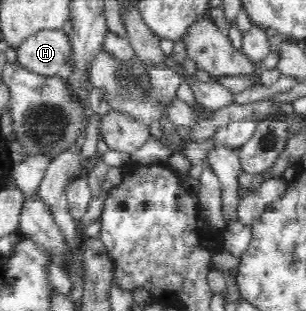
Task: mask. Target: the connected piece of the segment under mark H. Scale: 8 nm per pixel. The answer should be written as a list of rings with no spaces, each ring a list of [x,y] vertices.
[[[41,29],[30,35],[17,47],[17,62],[30,72],[41,76],[53,76],[64,73],[66,62],[72,57],[71,39],[60,29]]]

